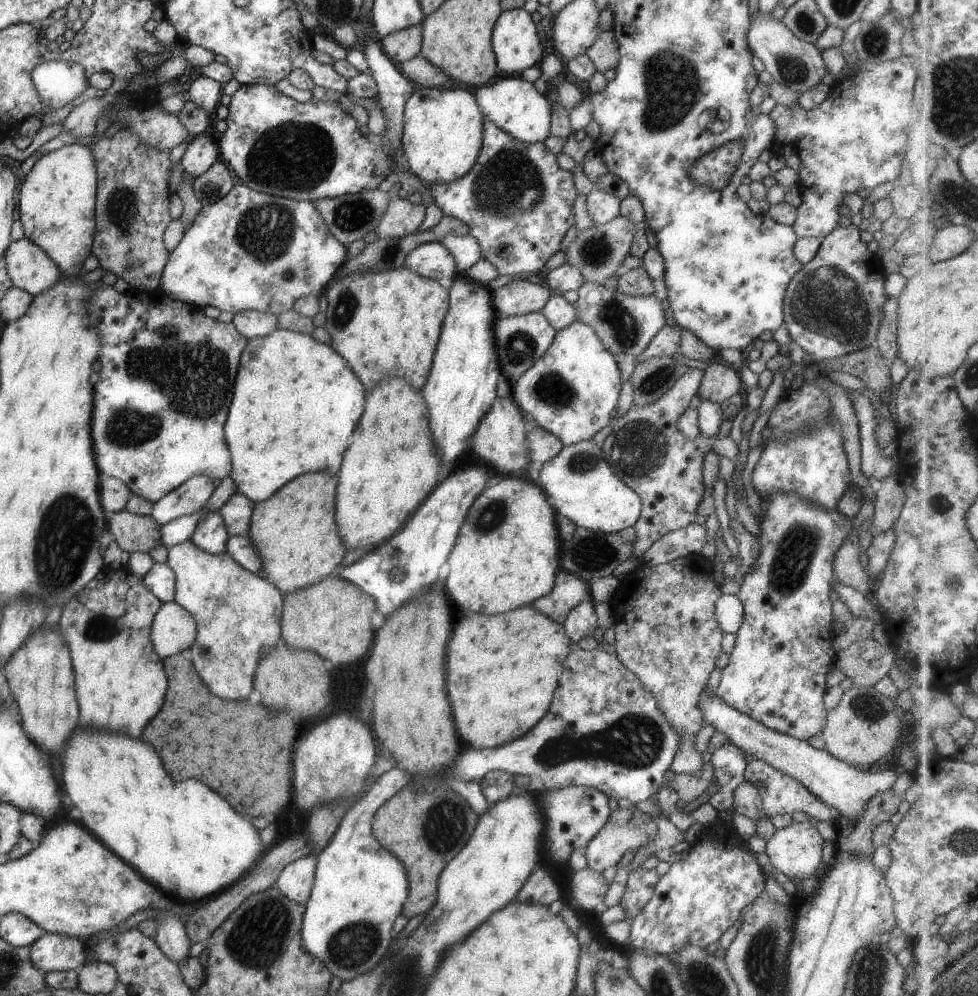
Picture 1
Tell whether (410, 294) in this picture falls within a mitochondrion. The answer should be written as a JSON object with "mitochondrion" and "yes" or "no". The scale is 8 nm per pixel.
{"mitochondrion":"no"}

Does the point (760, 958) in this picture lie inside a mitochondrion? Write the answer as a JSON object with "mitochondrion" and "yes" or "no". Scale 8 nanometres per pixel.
{"mitochondrion":"yes"}

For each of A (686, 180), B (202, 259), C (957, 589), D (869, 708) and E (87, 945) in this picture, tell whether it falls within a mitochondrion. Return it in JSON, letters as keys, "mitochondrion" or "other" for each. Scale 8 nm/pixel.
{"A":"other","B":"other","C":"mitochondrion","D":"mitochondrion","E":"other"}

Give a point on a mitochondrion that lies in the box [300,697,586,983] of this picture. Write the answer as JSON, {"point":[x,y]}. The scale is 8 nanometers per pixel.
{"point":[353,947]}

